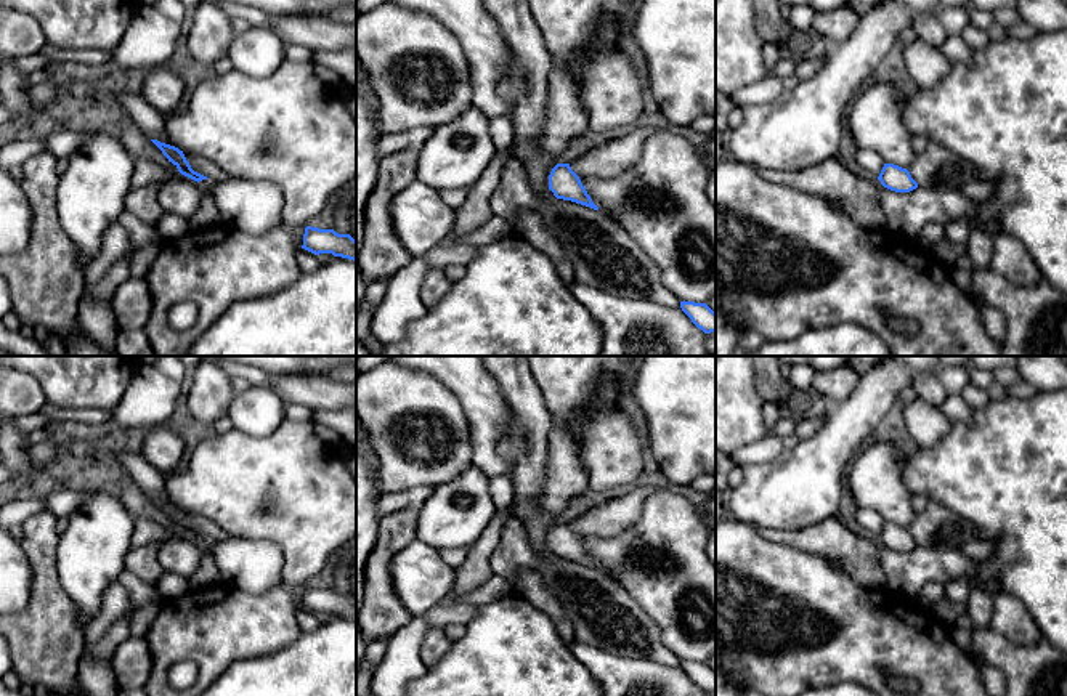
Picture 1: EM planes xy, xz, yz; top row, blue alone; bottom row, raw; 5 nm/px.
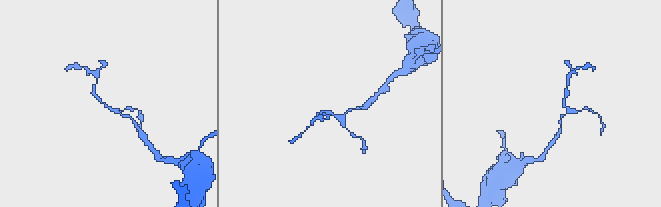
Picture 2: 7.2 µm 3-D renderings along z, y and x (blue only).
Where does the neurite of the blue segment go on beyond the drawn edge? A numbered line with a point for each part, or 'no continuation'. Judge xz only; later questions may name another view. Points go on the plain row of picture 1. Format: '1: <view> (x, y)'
no continuation

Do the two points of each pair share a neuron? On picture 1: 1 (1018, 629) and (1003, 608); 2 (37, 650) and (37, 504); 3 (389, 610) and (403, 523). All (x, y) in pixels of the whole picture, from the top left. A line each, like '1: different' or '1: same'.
1: same
2: different
3: same

